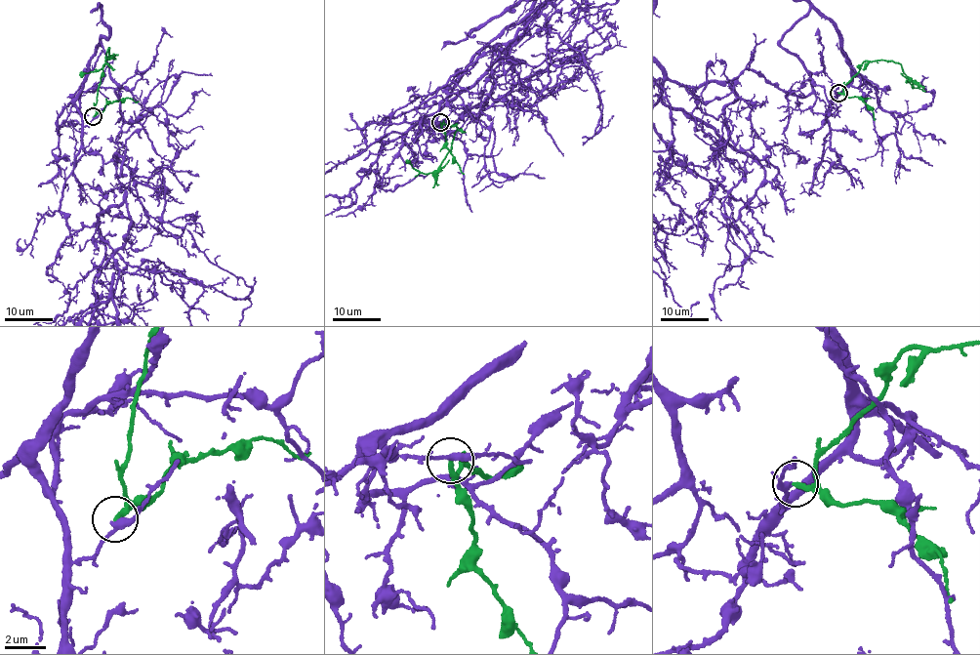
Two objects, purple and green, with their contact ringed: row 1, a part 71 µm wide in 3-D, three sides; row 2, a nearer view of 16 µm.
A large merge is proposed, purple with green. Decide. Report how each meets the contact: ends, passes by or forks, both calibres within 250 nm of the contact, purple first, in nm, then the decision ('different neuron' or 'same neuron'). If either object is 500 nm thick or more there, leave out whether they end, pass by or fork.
purple passes by | green ends | 280/240 nm | different neuron

